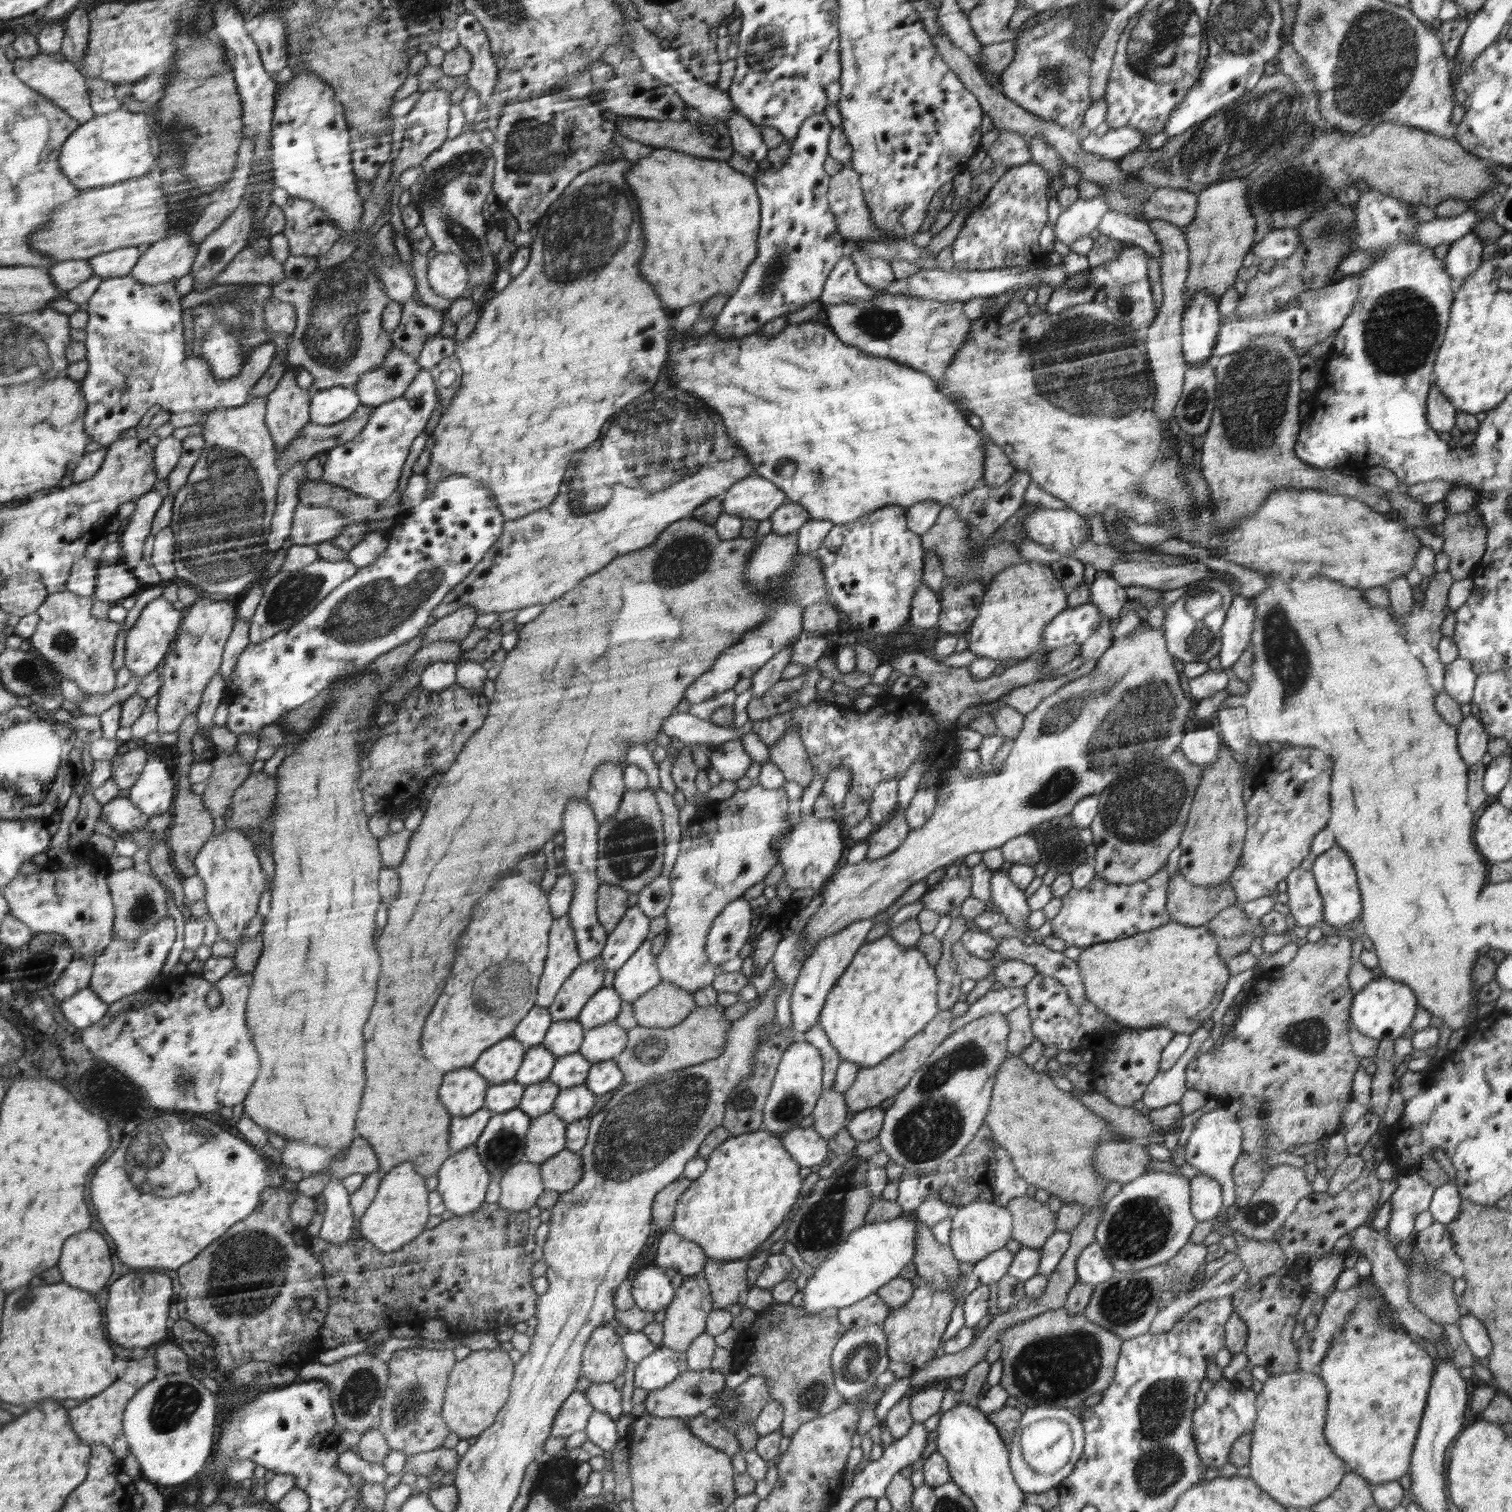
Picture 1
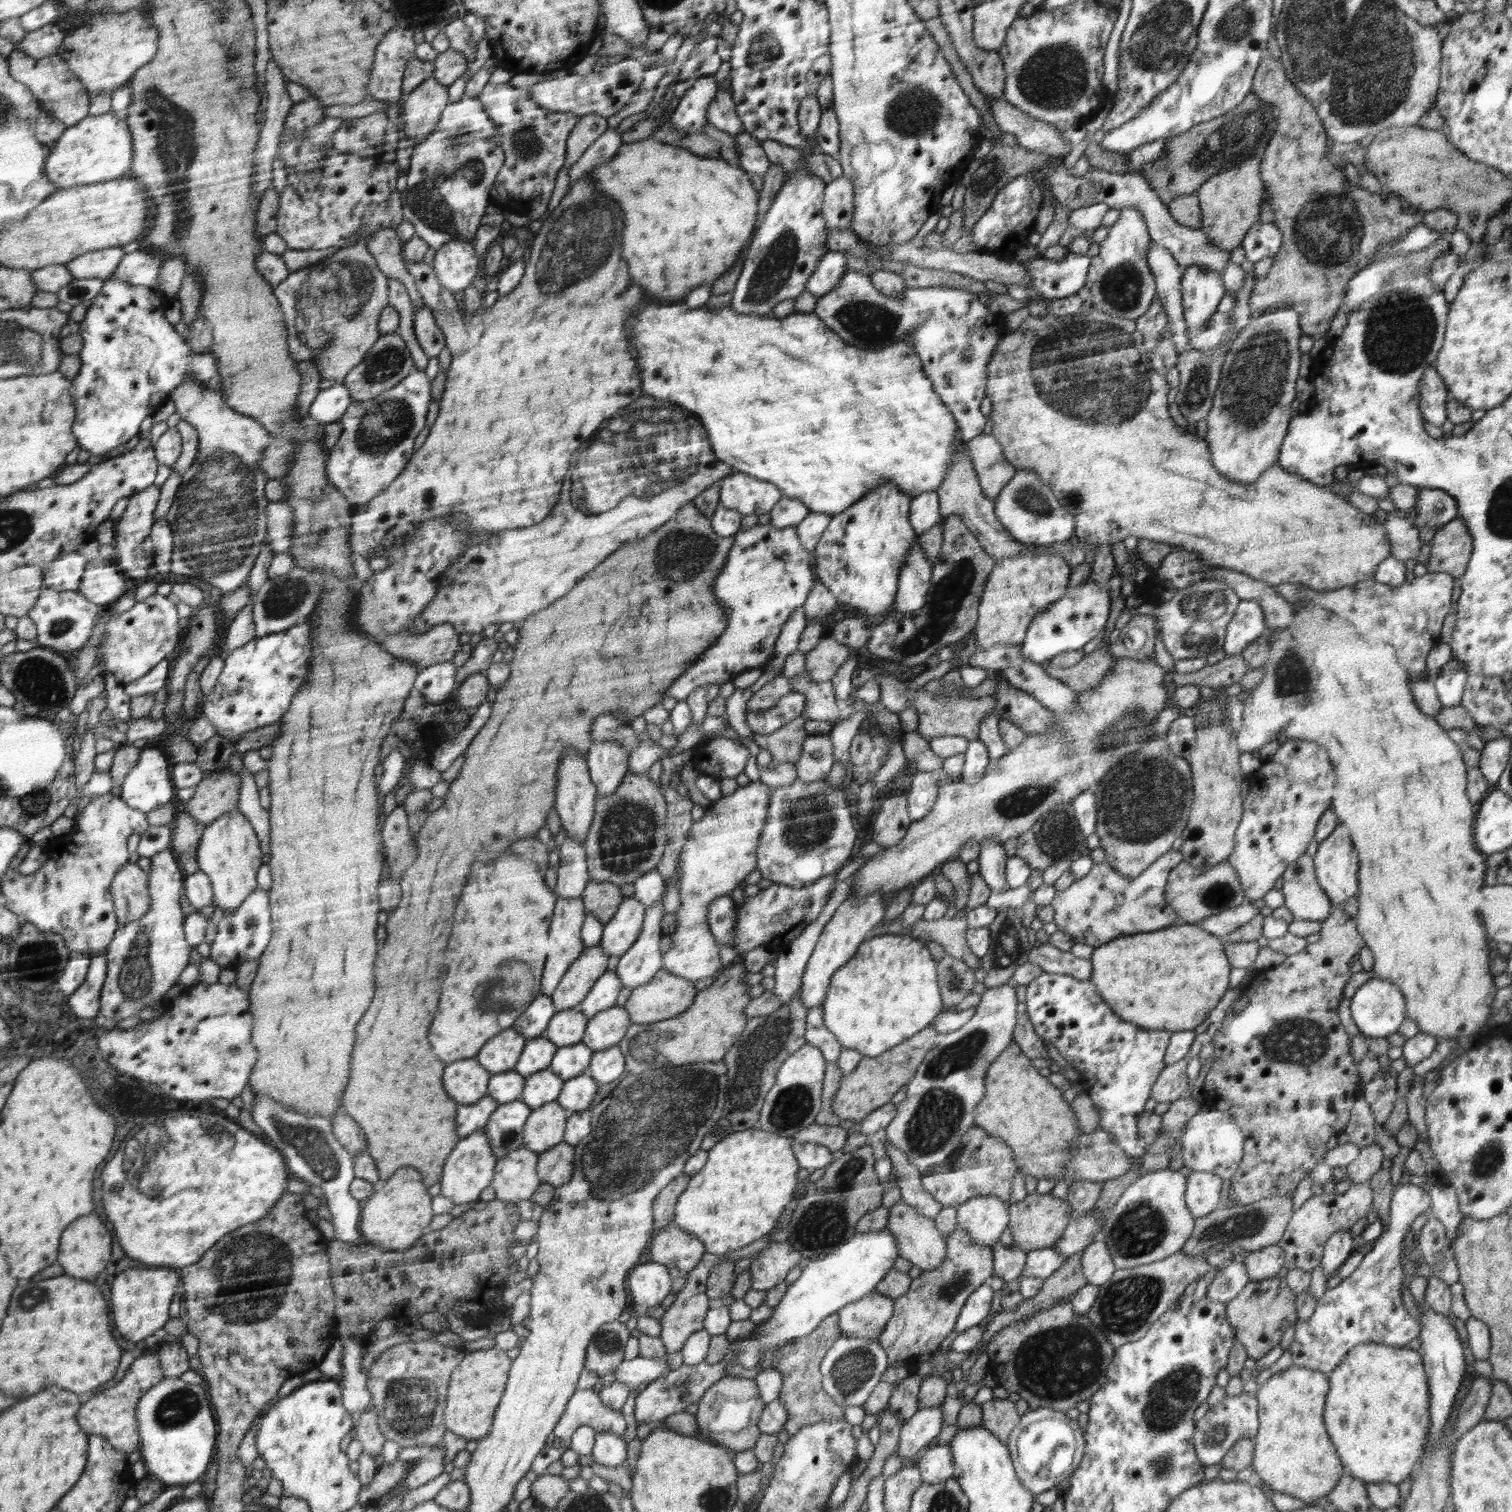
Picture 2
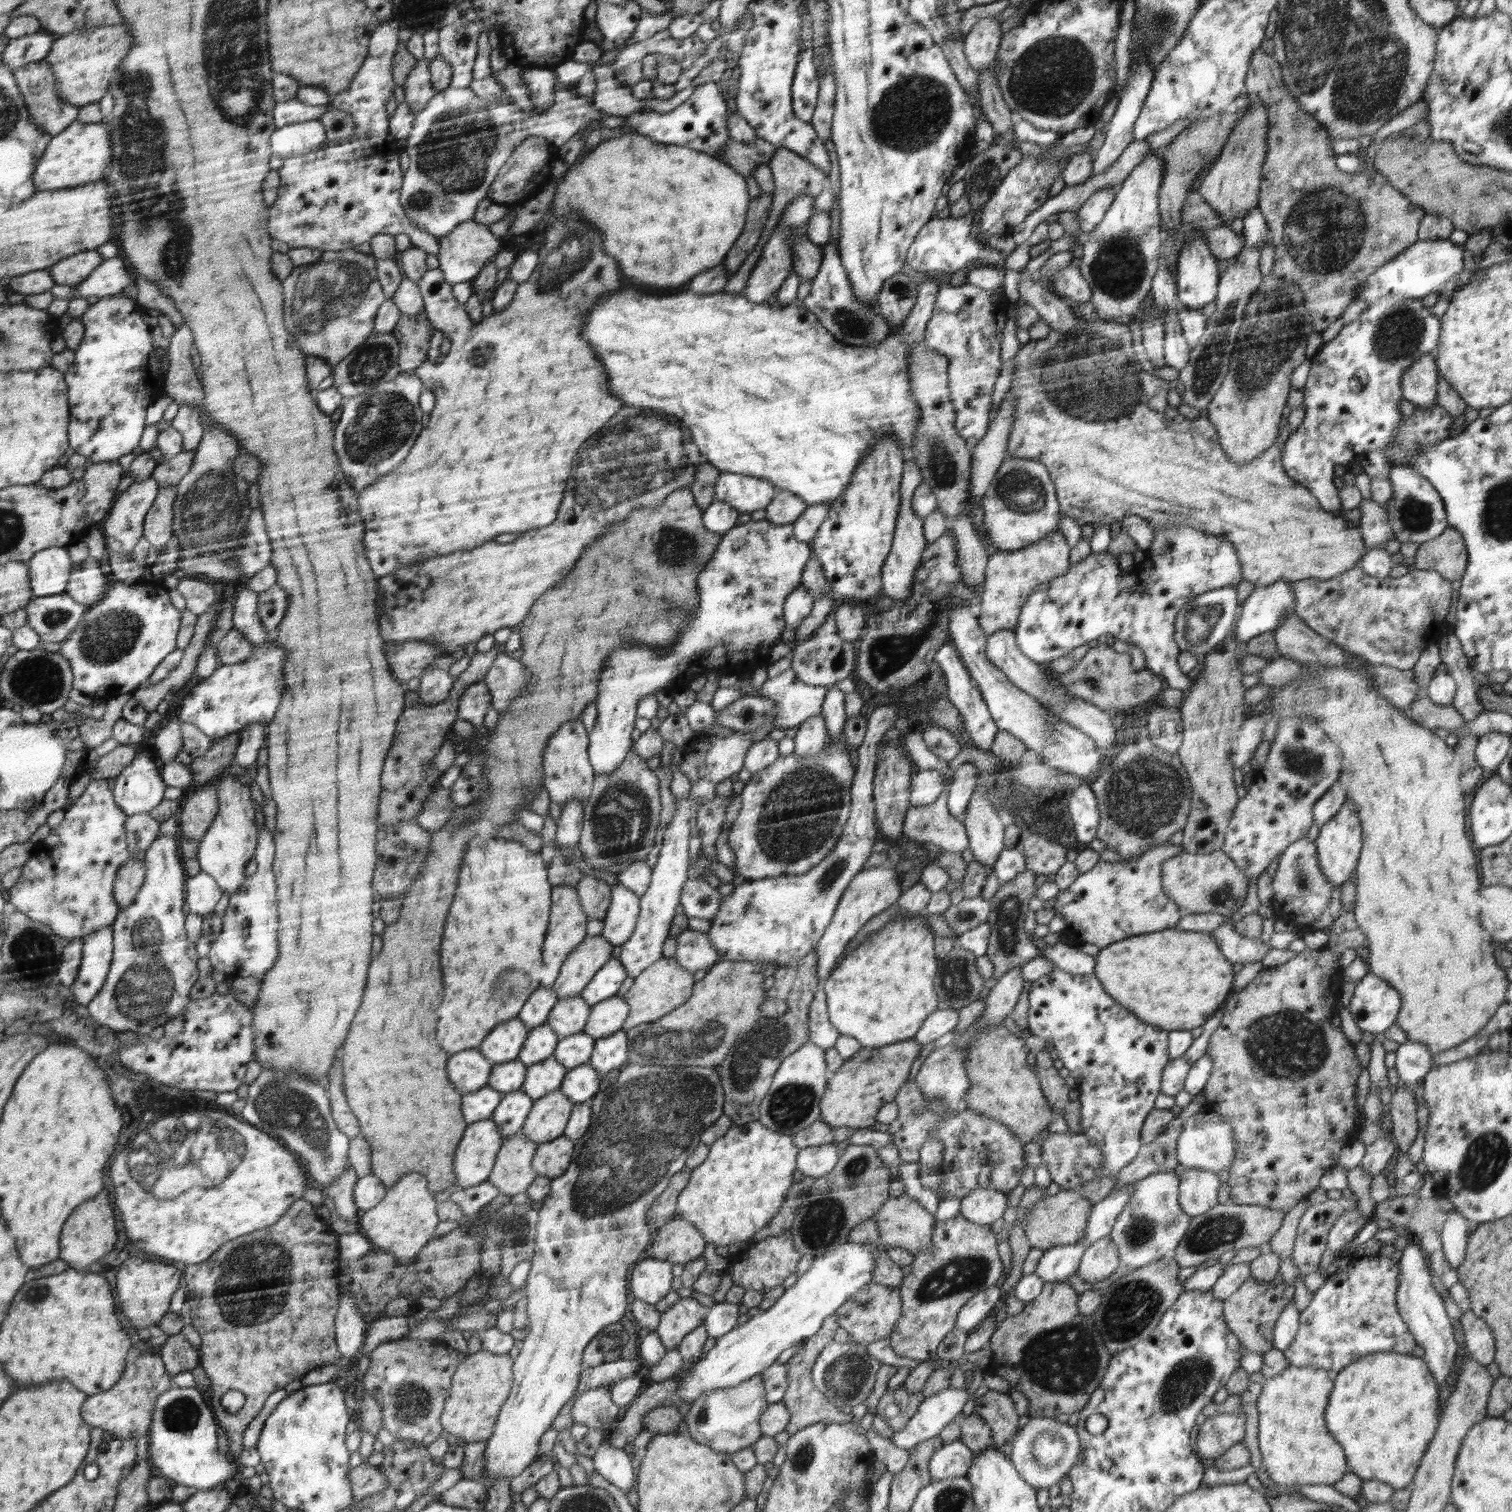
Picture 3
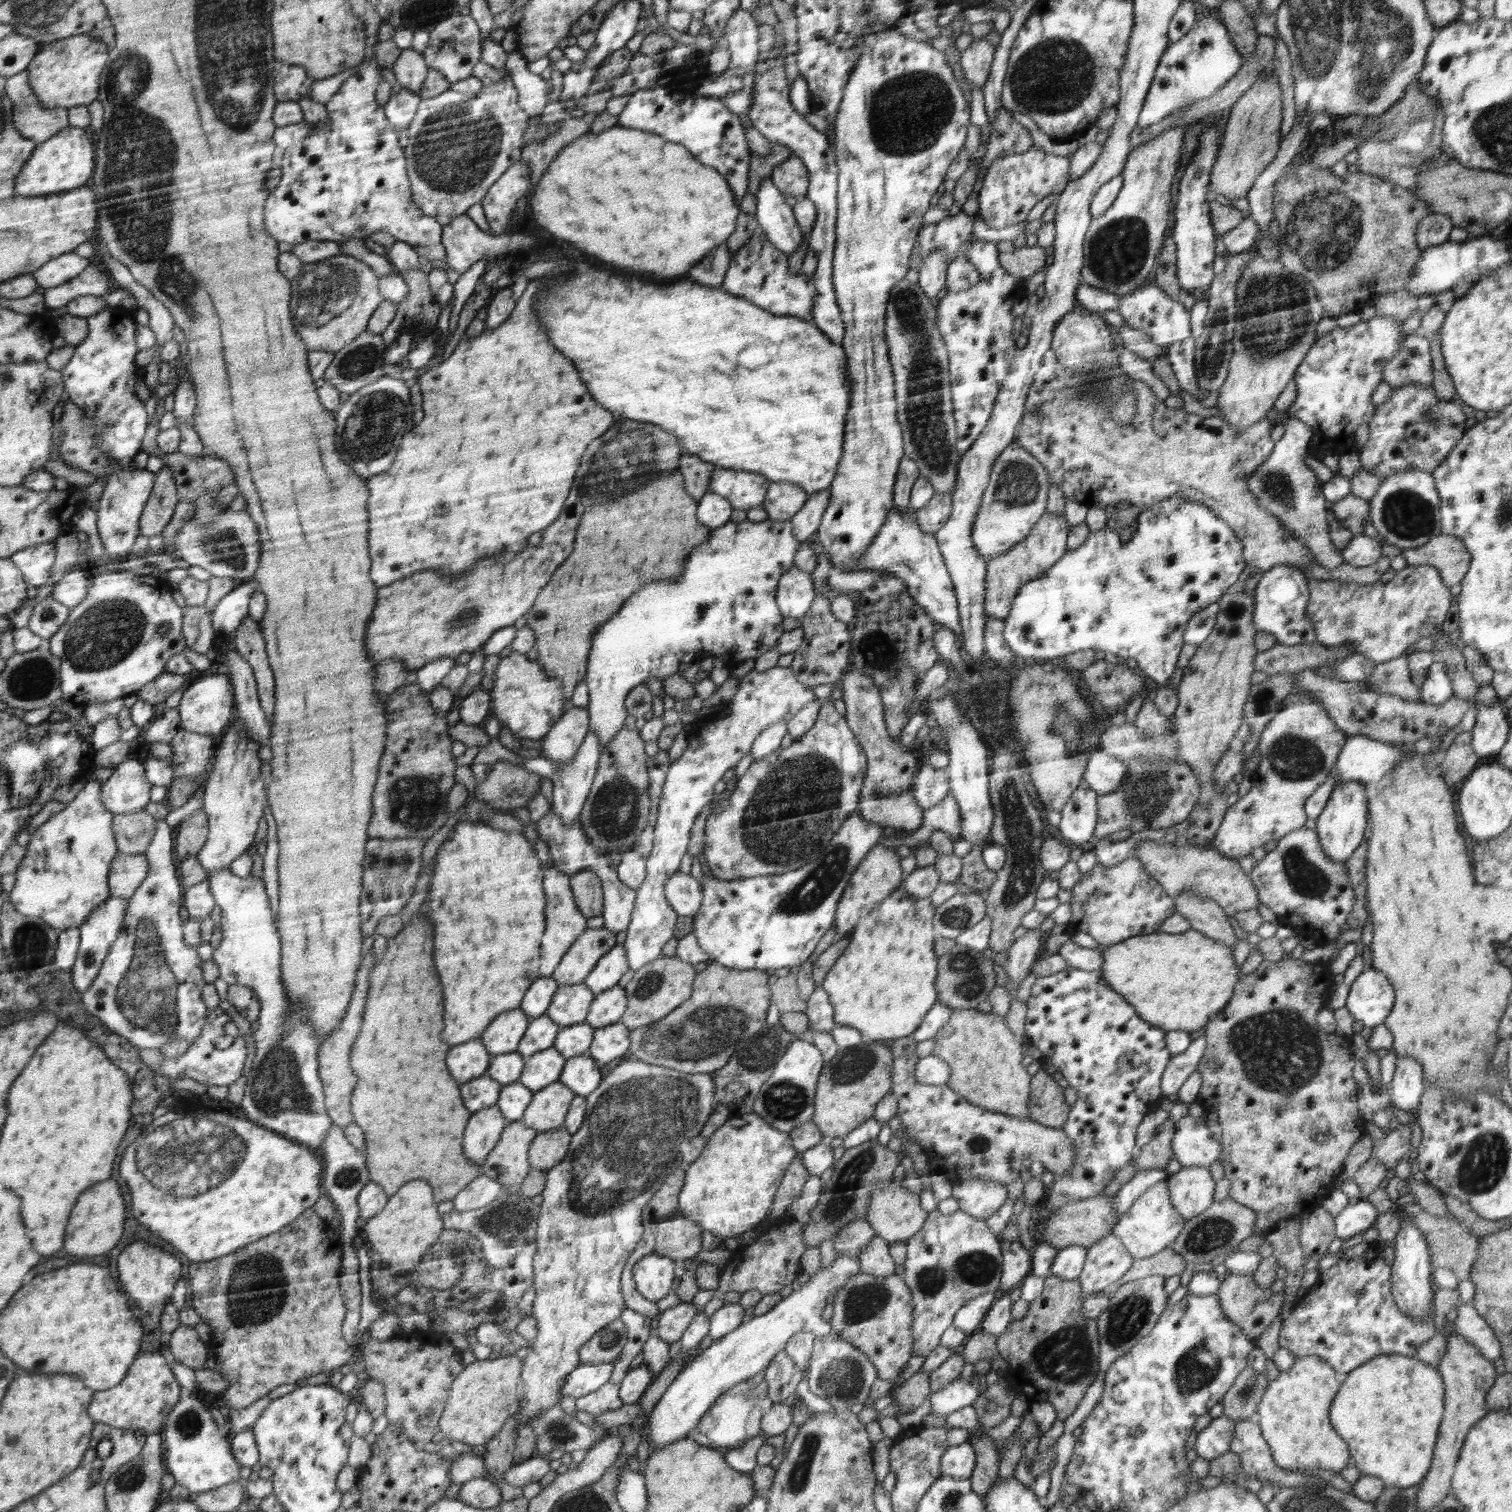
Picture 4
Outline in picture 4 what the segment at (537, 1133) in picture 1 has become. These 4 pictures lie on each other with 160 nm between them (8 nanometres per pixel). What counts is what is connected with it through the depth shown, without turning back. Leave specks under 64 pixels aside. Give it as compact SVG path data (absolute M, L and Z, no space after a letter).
M558 1080L540 1091L534 1091L520 1120L530 1128L542 1132L562 1128L573 1100L573 1089Z

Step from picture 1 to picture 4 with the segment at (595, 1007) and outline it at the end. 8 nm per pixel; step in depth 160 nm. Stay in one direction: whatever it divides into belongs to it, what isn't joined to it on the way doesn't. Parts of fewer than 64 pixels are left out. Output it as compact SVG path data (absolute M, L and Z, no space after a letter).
M616 944L596 962L583 983L598 996L600 992L616 987L628 969L629 960L626 958L625 946Z

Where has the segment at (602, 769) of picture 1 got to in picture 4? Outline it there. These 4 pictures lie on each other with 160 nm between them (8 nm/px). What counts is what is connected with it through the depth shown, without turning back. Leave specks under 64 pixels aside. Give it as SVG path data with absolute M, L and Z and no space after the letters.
M748 520L710 531L709 539L694 547L685 560L685 571L679 579L650 581L639 588L624 602L624 607L610 617L597 631L594 631L589 648L589 670L586 671L590 704L589 728L598 738L600 750L614 740L614 735L624 727L628 711L624 709L626 696L638 684L645 684L649 677L658 680L668 678L679 671L682 656L687 652L698 652L704 648L724 660L736 658L738 664L762 656L767 650L776 647L783 629L783 614L775 601L778 579L785 570L796 562L796 554L801 541L793 535L792 520L762 522Z

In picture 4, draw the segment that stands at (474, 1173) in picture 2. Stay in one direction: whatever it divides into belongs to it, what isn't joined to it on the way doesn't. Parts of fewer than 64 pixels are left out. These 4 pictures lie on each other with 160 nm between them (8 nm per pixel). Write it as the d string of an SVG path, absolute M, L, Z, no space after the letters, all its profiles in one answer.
M496 1105L473 1112L470 1128L466 1128L466 1160L484 1164L506 1126L508 1121Z

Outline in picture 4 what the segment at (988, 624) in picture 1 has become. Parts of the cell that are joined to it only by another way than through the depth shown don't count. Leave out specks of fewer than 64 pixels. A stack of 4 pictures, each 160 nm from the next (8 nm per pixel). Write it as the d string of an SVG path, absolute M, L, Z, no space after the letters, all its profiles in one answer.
M1046 510L1041 516L1040 522L1029 532L1028 538L1009 548L1000 556L987 561L987 573L985 578L985 616L1004 620L1012 608L1012 601L1018 589L1031 580L1037 579L1053 564L1056 564L1062 555L1069 550L1067 536L1069 526L1065 515L1057 515Z

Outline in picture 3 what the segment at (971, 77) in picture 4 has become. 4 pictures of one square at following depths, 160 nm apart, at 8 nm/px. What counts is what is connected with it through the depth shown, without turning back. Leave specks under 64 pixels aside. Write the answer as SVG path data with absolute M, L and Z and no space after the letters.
M998 15L980 19L962 42L968 64L978 72L983 72L992 66L996 50L1001 48L998 44L1003 36L997 18Z

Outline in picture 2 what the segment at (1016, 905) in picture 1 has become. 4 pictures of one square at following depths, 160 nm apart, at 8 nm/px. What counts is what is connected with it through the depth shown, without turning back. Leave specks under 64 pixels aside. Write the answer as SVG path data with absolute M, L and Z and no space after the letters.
M986 839L980 844L978 855L979 873L984 882L991 888L993 894L1007 891L1009 886L1005 883L1005 864L1008 860L1004 853L1003 843L994 839Z

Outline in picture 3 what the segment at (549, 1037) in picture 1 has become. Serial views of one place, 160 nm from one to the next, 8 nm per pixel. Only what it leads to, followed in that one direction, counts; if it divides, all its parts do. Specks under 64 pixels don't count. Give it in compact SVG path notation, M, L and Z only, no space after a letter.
M581 995L558 999L551 1008L546 1023L560 1038L576 1035L584 1030L591 1010L592 1006Z

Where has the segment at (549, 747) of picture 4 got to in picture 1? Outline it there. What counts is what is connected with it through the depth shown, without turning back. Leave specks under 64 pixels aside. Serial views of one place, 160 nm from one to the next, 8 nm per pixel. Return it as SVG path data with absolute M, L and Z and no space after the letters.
M587 799L570 802L570 808L566 808L566 828L562 828L565 838L562 864L566 867L566 873L570 873L575 882L574 896L567 915L571 920L571 927L574 928L578 956L581 956L582 963L601 957L607 939L607 932L597 919L597 890L602 885L597 877L599 827Z

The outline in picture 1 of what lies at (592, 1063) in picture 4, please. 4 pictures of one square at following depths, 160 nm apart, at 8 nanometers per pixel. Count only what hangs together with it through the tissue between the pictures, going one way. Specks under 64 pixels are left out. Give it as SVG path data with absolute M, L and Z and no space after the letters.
M579 1084L576 1087L561 1088L552 1111L566 1124L570 1124L580 1118L586 1118L592 1106L594 1106L594 1092L586 1084Z

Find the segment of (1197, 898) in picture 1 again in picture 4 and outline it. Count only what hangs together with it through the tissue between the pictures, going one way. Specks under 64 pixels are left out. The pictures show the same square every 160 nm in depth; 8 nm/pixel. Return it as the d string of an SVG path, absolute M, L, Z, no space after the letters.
M1143 840L1135 844L1130 856L1139 860L1145 873L1159 882L1172 898L1182 890L1192 891L1195 897L1216 901L1228 916L1259 906L1258 893L1249 875L1244 873L1237 860L1226 858L1215 849Z

